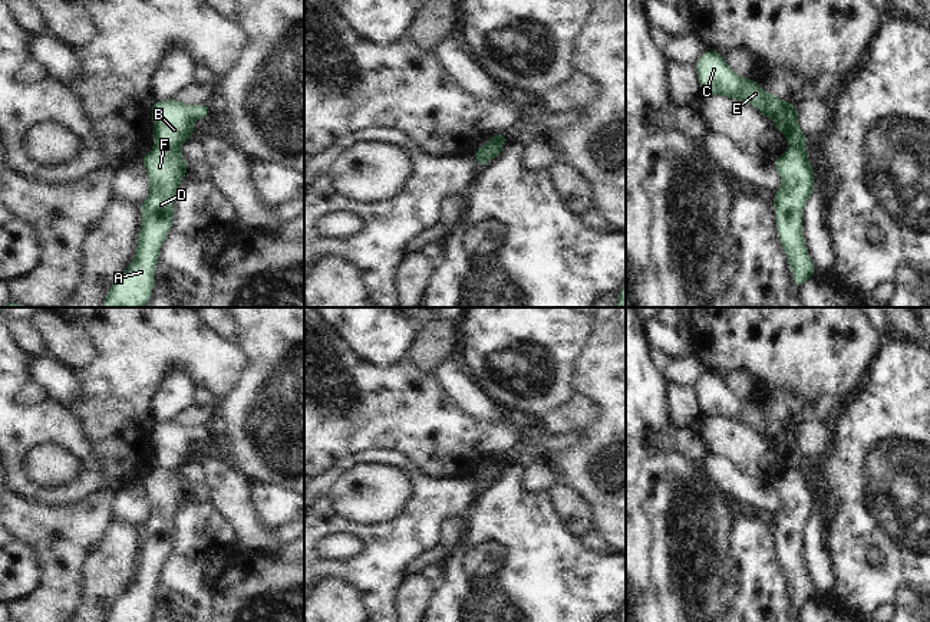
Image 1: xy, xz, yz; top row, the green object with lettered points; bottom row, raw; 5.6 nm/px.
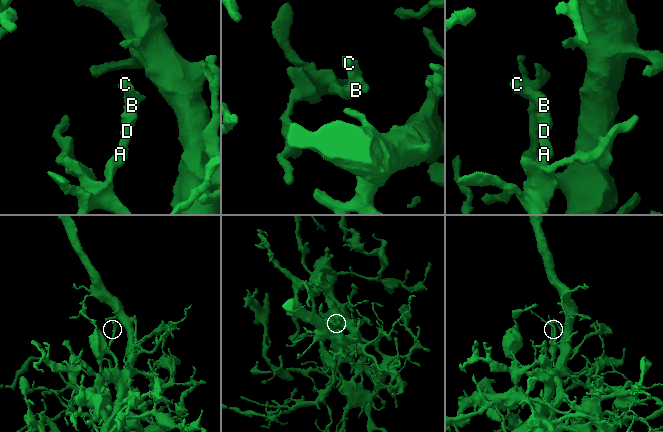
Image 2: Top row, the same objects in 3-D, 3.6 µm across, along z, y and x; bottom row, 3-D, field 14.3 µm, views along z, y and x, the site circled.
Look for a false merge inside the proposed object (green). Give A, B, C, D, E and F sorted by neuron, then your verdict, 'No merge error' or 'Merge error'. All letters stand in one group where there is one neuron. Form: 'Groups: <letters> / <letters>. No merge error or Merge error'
Groups: A D F / B C E. Merge error

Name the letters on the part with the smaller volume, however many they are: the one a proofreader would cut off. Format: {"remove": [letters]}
{"remove": ["B", "C", "E"]}

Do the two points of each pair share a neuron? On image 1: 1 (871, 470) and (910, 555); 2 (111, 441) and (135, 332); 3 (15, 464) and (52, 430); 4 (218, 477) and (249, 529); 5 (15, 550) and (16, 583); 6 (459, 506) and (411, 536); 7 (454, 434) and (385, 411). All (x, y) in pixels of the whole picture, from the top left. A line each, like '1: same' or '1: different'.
1: same
2: same
3: same
4: same
5: same
6: same
7: same

